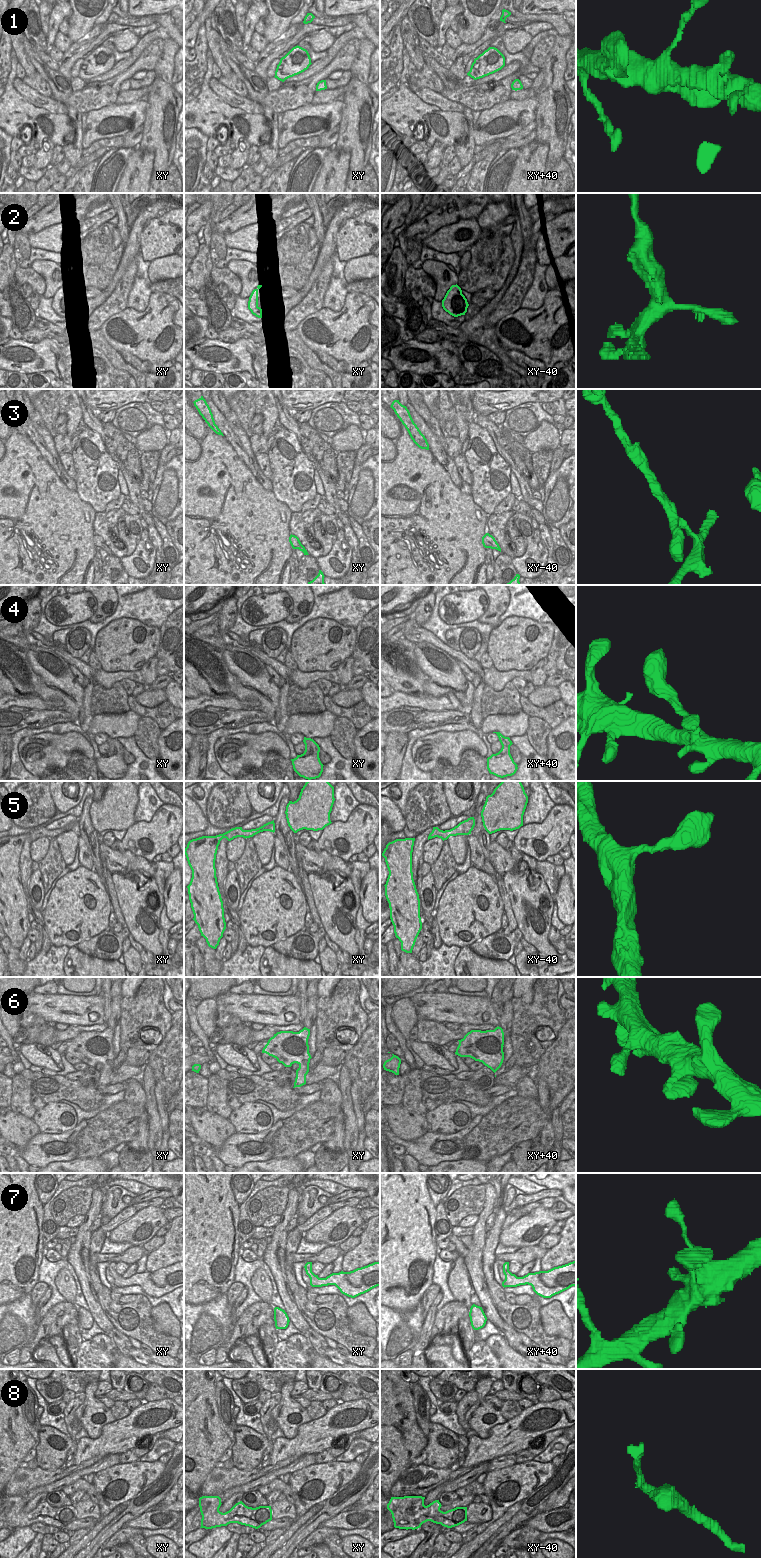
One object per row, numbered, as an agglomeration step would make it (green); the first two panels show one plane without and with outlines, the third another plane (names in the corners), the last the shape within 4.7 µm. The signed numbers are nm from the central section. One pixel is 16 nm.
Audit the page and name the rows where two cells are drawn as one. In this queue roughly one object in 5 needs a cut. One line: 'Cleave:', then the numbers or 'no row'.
Cleave: 3

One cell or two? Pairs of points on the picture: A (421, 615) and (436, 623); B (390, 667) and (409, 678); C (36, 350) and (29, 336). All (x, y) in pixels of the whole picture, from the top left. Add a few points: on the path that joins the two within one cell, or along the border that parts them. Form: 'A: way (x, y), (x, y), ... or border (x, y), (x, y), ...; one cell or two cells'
A: border (434, 596), (433, 611), (420, 625); two cells
B: way (395, 670), (399, 670), (404, 675); one cell
C: border (46, 337), (37, 342), (27, 342), (22, 339); two cells

